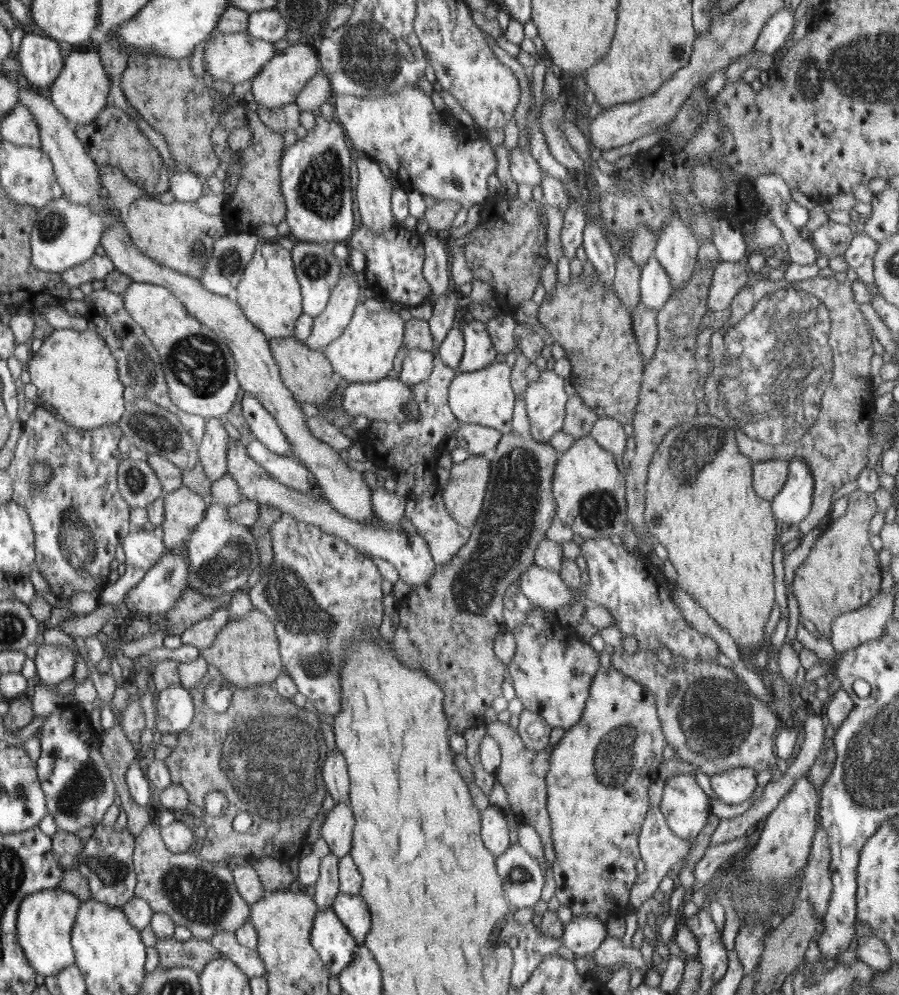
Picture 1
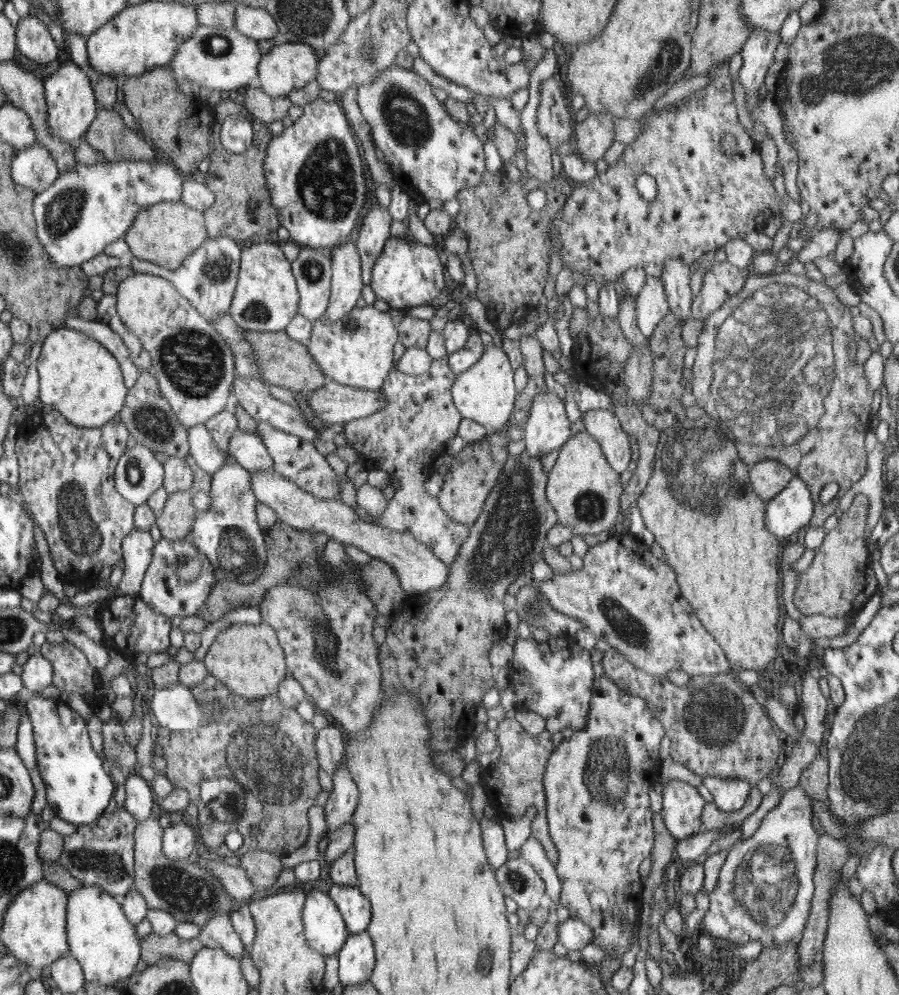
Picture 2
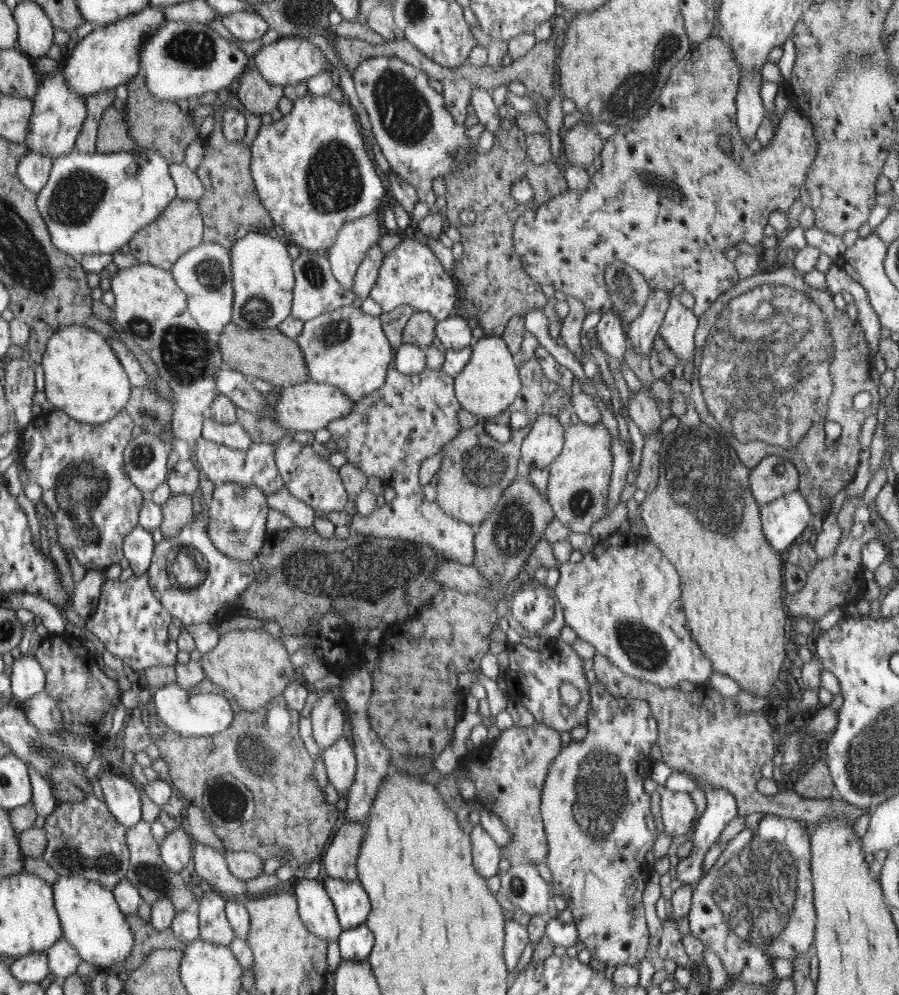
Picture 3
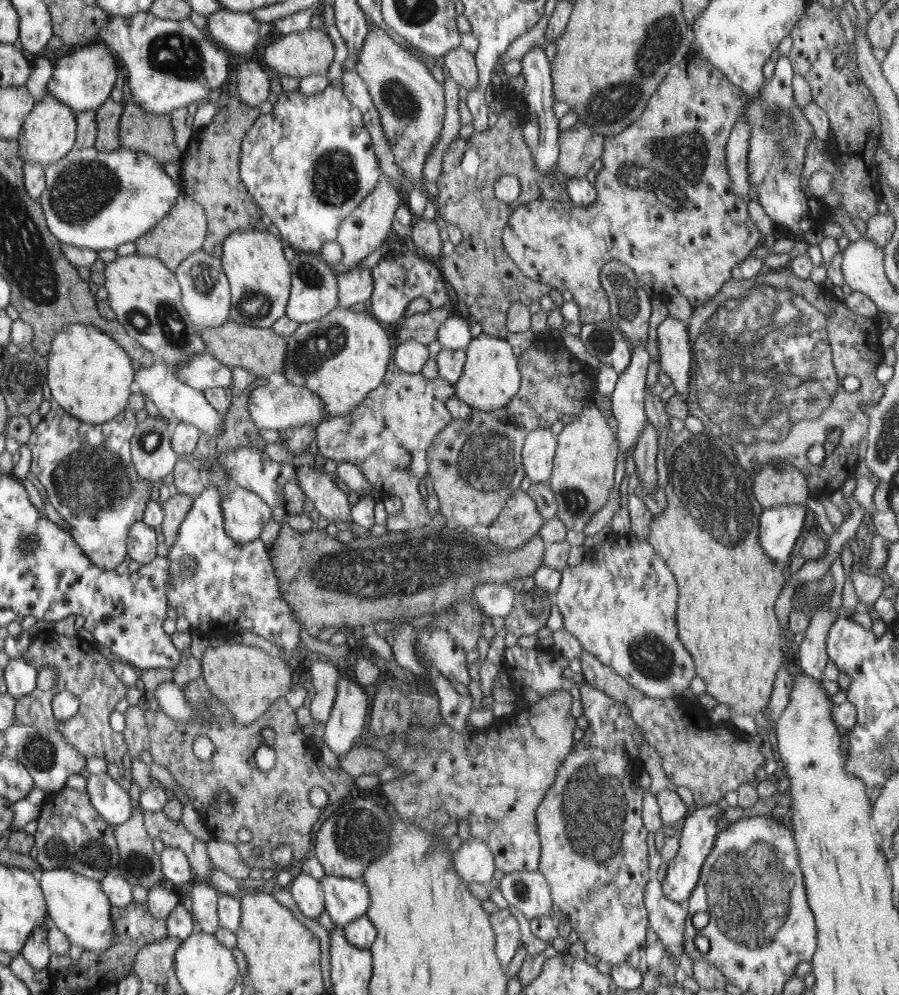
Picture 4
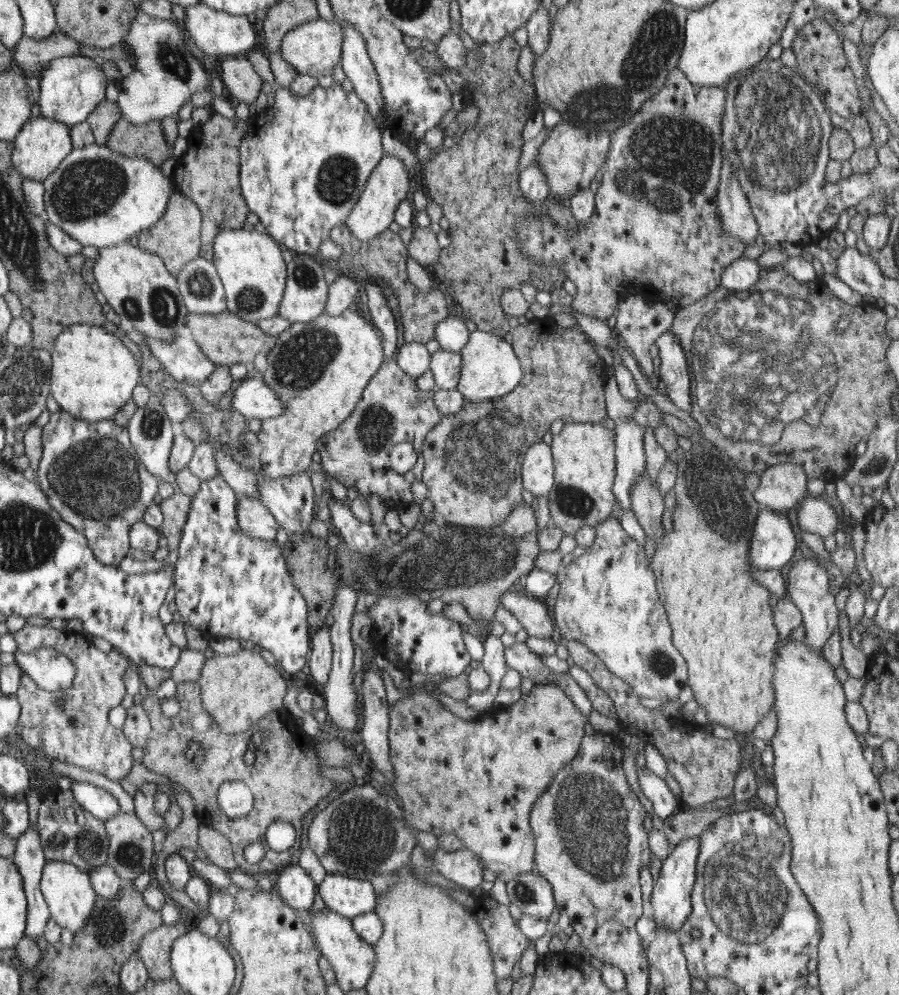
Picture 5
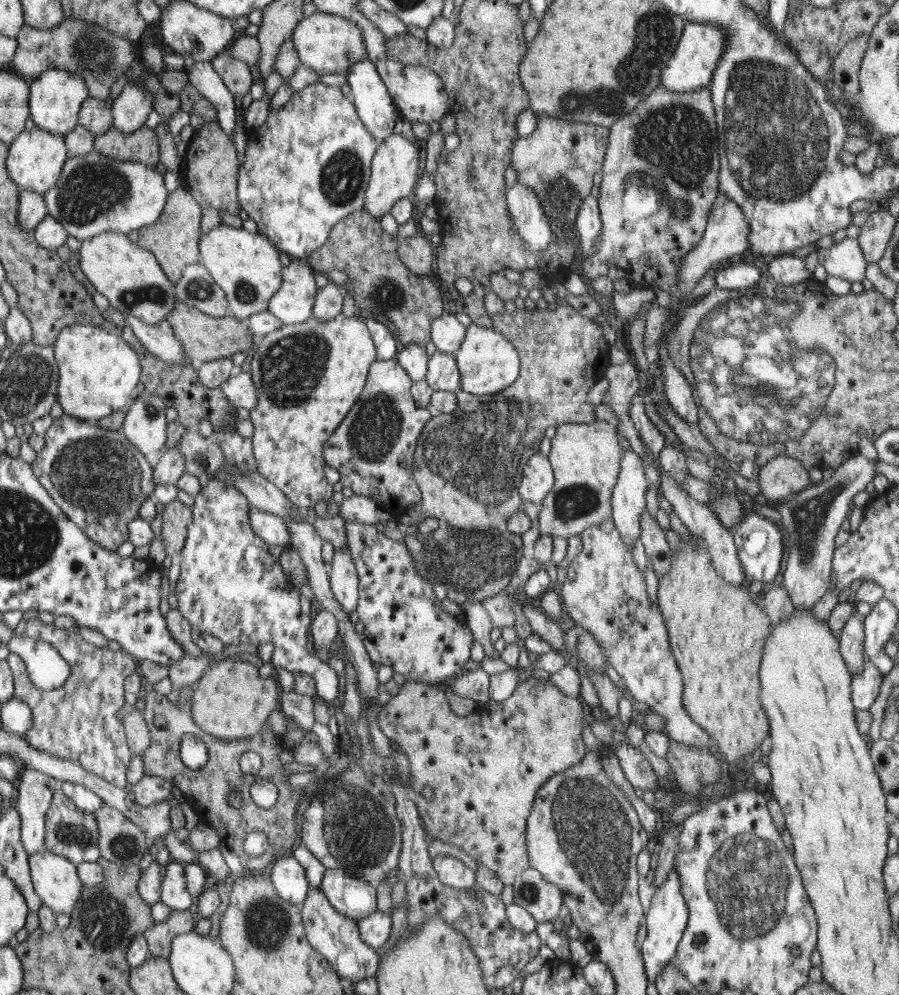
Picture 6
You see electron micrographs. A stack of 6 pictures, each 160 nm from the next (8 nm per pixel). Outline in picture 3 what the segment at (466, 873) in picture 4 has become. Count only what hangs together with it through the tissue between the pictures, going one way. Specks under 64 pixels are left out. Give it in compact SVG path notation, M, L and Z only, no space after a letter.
M480 825L474 827L470 835L472 835L474 865L478 873L484 878L496 875L502 854L495 838Z

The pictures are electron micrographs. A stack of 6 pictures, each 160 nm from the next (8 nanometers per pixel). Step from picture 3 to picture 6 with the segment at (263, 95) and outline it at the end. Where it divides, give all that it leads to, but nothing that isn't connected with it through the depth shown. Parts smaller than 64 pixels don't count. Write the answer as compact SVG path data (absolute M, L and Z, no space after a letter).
M229 52L219 54L211 63L226 88L234 96L244 96L250 92L250 86L254 84L254 81L248 63L237 59Z

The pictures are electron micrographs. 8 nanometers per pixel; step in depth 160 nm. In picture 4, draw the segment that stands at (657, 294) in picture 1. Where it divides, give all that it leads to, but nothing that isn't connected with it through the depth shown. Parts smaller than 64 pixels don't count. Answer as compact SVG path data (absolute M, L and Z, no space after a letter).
M632 344L630 365L619 374L615 389L611 394L612 412L617 422L617 437L620 441L622 465L626 464L628 452L637 446L640 435L647 425L645 409L645 392L647 391L646 376L648 376L648 366L651 361L646 344Z

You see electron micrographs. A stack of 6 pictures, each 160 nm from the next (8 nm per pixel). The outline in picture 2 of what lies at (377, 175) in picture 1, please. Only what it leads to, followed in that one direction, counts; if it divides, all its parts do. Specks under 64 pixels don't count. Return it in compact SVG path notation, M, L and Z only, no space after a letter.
M378 203L370 204L368 214L363 219L360 234L356 243L362 260L362 278L364 285L371 285L372 269L380 257L384 244L390 238L392 216L389 208Z

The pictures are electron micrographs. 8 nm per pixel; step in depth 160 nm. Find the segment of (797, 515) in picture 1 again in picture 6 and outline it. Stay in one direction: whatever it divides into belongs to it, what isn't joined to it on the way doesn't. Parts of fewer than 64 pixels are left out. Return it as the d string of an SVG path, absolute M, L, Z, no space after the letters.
M750 512L740 522L739 528L733 530L733 539L745 574L746 584L756 580L765 583L778 576L780 566L782 566L782 556L784 556L783 538L782 529L776 523L756 512Z

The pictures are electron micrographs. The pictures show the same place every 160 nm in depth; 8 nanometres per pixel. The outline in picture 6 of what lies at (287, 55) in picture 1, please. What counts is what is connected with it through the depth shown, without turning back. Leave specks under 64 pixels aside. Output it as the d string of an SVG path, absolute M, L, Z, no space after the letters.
M316 11L296 25L292 38L301 62L319 76L347 72L352 65L368 57L363 30L351 19L342 16Z

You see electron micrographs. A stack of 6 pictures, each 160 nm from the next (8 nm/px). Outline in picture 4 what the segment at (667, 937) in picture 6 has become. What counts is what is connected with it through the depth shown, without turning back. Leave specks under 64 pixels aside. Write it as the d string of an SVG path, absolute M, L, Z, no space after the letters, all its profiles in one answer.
M725 802L696 808L696 810L688 815L684 820L684 829L680 832L680 848L678 853L668 864L666 877L661 882L662 892L668 900L672 902L686 902L695 890L696 885L700 880L704 861L711 854L711 850L715 848L715 842L719 838L719 828L717 822L720 820L720 814L725 810Z

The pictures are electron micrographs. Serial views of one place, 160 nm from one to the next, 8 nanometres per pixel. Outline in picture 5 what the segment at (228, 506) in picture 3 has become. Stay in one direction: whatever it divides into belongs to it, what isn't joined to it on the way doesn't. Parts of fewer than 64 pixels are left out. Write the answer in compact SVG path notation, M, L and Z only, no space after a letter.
M240 495L238 519L239 527L248 535L268 542L275 540L278 520L259 499Z

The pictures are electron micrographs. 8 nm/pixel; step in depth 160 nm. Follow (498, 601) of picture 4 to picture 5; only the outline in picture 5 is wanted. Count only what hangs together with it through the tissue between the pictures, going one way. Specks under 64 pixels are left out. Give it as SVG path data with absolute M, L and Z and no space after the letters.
M507 591L501 596L500 605L517 616L530 636L558 638L551 608L546 600Z

